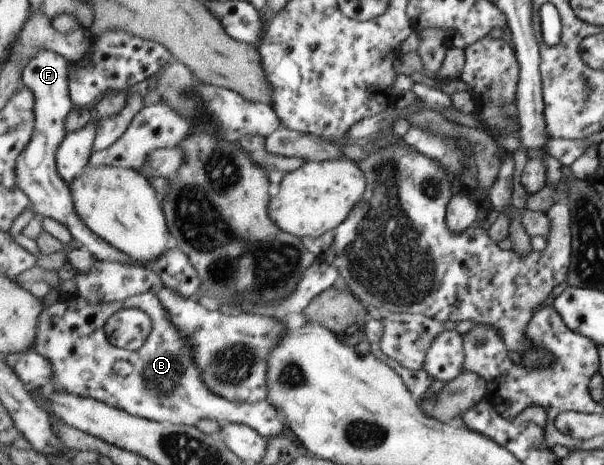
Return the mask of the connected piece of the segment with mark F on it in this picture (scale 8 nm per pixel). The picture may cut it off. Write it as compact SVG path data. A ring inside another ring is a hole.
M42 50L39 51L36 54L36 57L28 64L28 67L24 70L23 73L23 82L25 83L26 88L30 88L32 90L32 93L35 95L35 133L34 137L32 138L32 141L30 145L23 151L22 154L18 156L17 164L16 164L16 173L18 175L19 179L19 187L24 190L24 193L28 195L29 199L31 200L30 207L32 208L32 211L35 213L36 216L44 219L44 218L50 218L55 219L56 221L59 221L62 223L62 225L65 225L73 235L73 238L76 239L76 241L80 241L82 246L86 246L90 253L96 257L98 260L104 260L105 262L118 262L121 264L130 264L130 265L136 265L142 263L138 263L138 261L135 261L135 259L132 259L132 256L130 254L127 254L126 252L120 251L117 247L114 247L111 243L108 243L102 236L96 235L94 231L92 231L86 223L84 223L84 220L78 215L78 212L76 211L75 205L74 205L74 198L71 192L71 187L68 183L66 183L65 179L60 175L60 172L57 168L57 151L60 149L60 146L63 144L63 141L66 139L67 136L67 127L66 127L66 120L67 117L70 115L70 112L74 109L75 105L73 104L73 101L71 100L71 91L69 90L69 76L70 76L70 69L69 69L69 61L62 57L58 52L53 52L52 50Z

